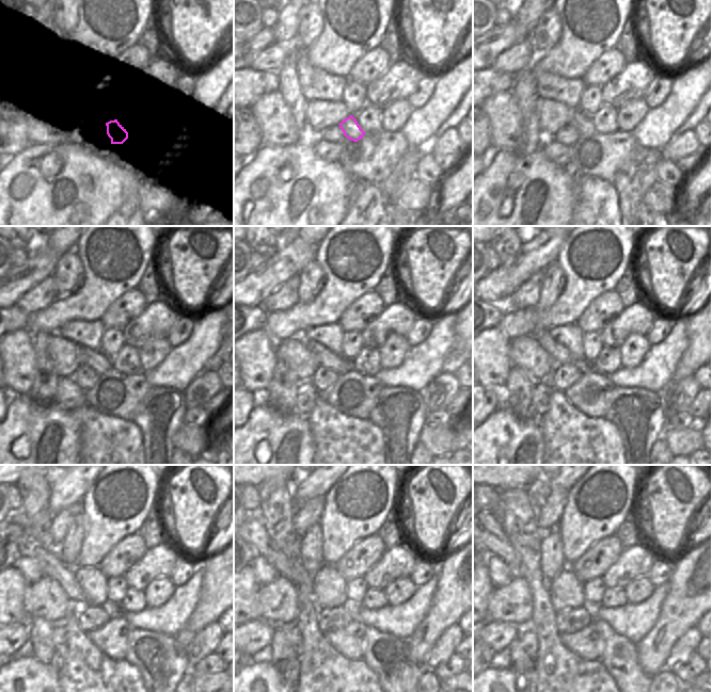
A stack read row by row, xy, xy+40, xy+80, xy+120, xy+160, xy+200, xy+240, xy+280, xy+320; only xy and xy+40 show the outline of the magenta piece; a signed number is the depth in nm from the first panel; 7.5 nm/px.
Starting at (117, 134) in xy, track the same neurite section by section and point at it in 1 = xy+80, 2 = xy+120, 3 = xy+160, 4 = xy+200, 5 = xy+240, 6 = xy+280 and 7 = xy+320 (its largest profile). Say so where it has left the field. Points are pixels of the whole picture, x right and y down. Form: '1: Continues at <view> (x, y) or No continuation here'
1: Continues at xy+80 (582, 123)
2: Continues at xy+120 (97, 360)
3: Continues at xy+160 (338, 364)
4: Continues at xy+200 (560, 356)
5: Continues at xy+240 (52, 566)
6: Continues at xy+280 (255, 534)
7: Continues at xy+320 (494, 538)

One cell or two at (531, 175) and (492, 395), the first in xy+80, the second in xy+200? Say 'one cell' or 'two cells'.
two cells

